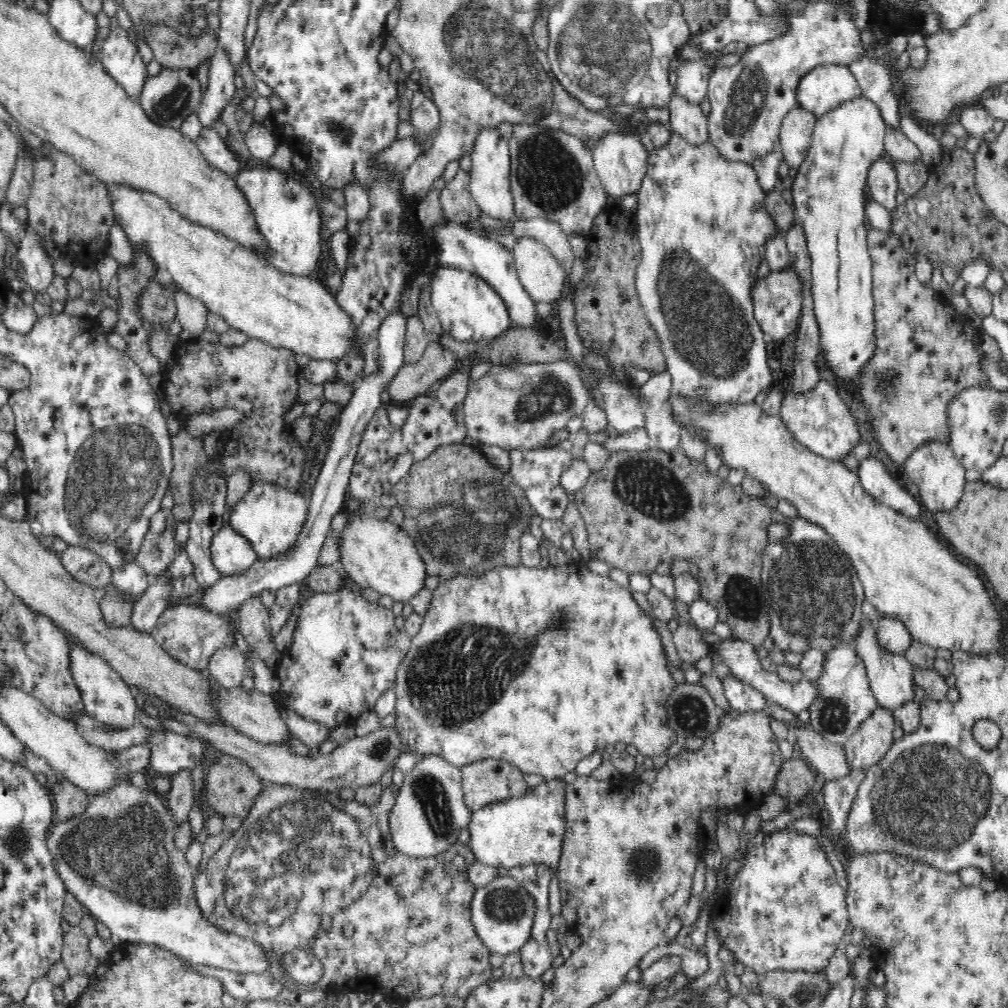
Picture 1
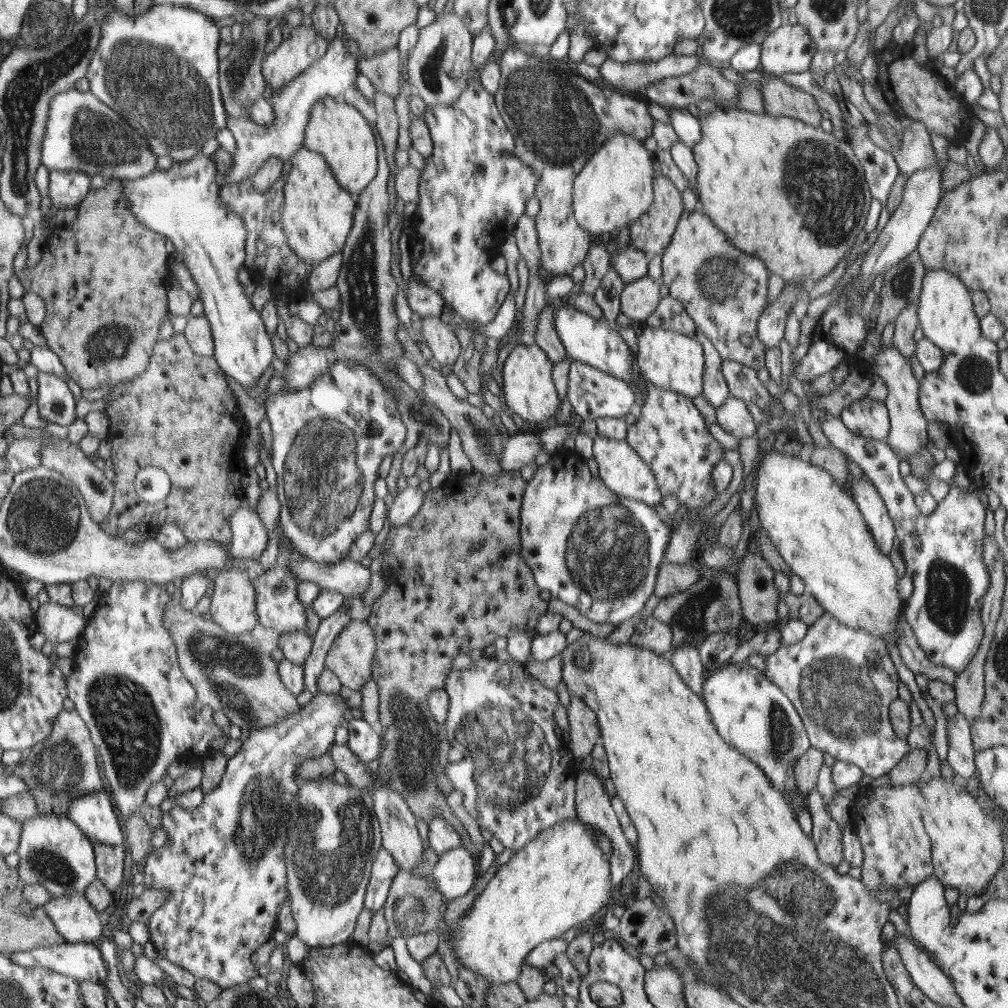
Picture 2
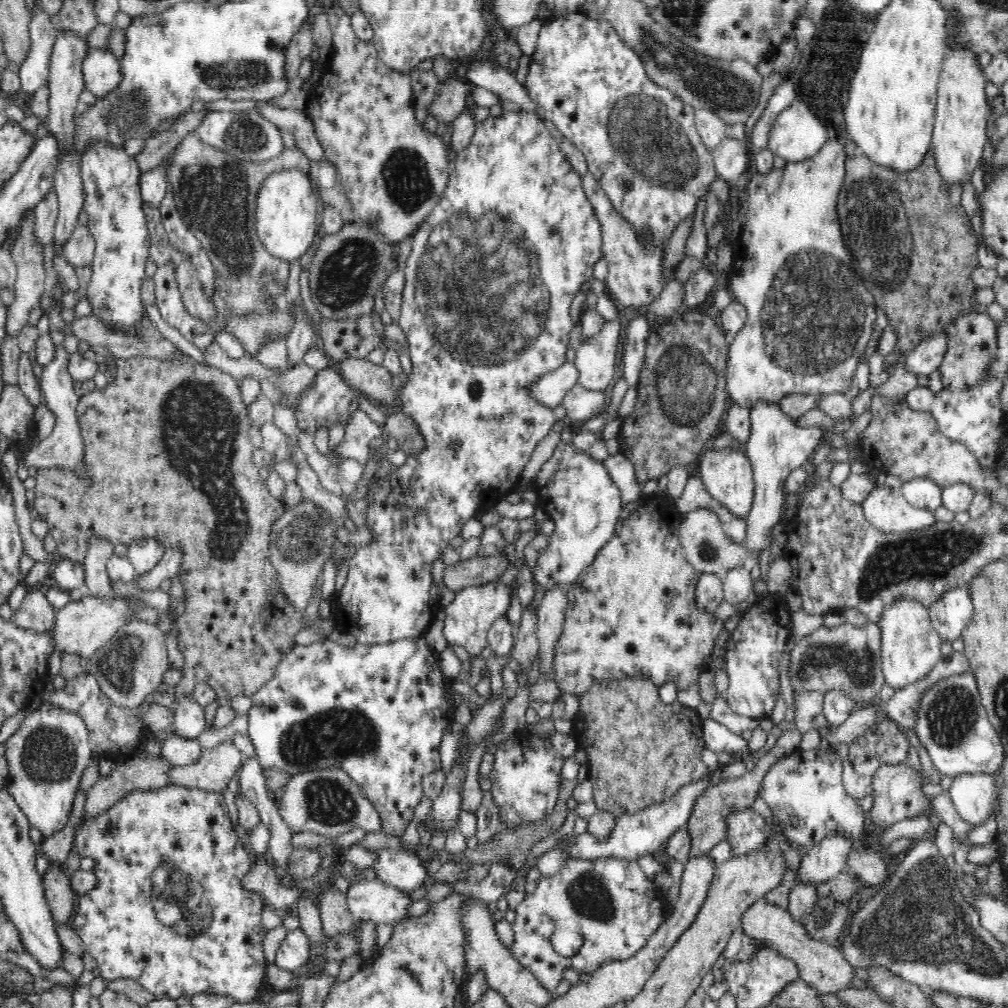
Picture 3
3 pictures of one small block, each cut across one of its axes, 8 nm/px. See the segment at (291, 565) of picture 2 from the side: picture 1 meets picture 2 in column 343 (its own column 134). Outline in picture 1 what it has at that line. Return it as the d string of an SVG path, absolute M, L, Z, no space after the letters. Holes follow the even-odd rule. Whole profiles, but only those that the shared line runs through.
M136 558L111 572L111 583L116 589L132 596L142 596L148 589L150 579Z

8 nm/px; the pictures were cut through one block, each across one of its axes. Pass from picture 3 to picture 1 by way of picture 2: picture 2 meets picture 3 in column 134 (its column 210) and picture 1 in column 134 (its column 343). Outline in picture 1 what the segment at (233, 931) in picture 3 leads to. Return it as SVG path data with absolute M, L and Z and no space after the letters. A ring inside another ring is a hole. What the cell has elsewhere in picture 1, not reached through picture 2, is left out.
M69 644L70 646L70 671L73 672L74 681L80 689L84 708L88 715L111 724L115 729L129 729L138 722L138 706L136 698L132 694L130 685L126 684L122 677L101 657L84 646Z

